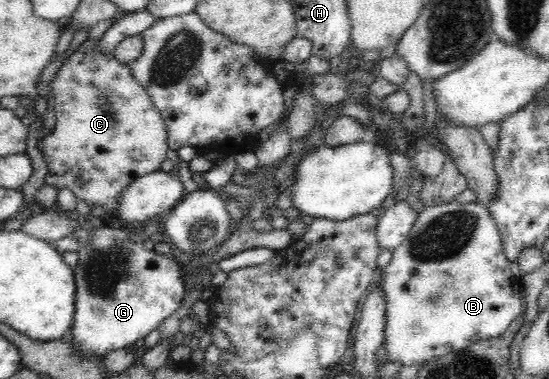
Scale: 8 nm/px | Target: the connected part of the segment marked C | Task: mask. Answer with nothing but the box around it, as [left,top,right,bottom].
[37,41,169,211]

